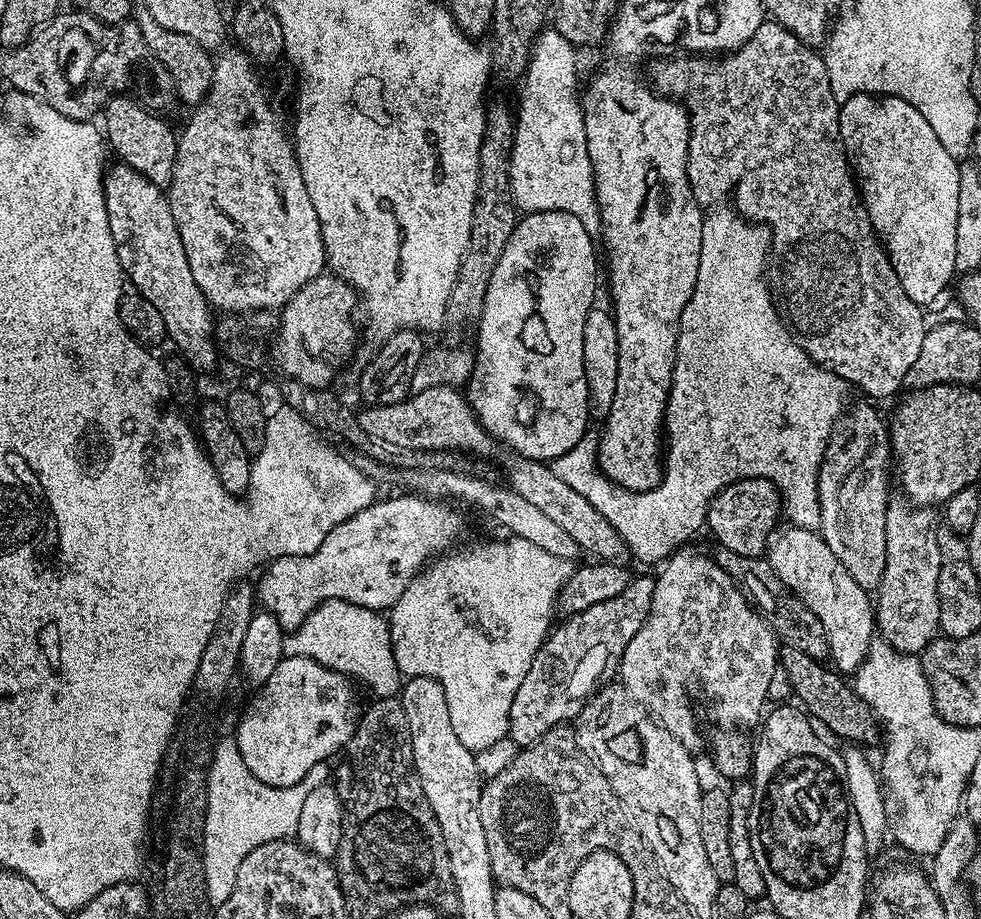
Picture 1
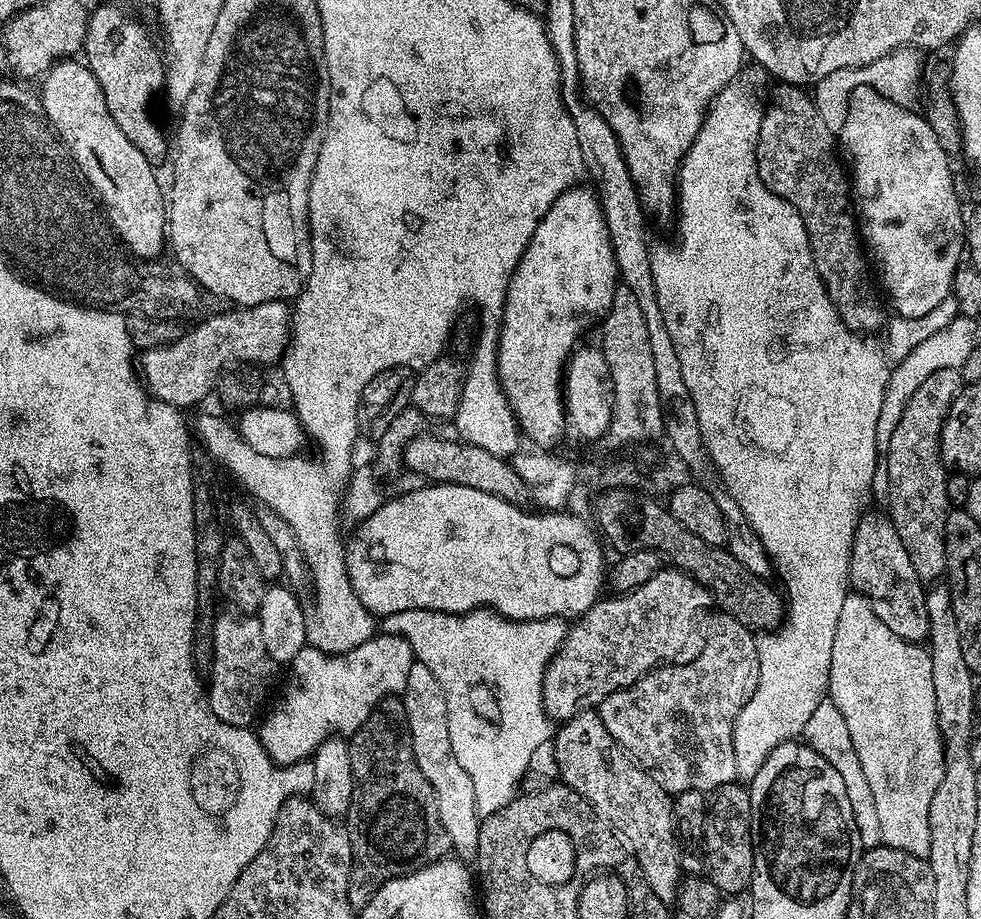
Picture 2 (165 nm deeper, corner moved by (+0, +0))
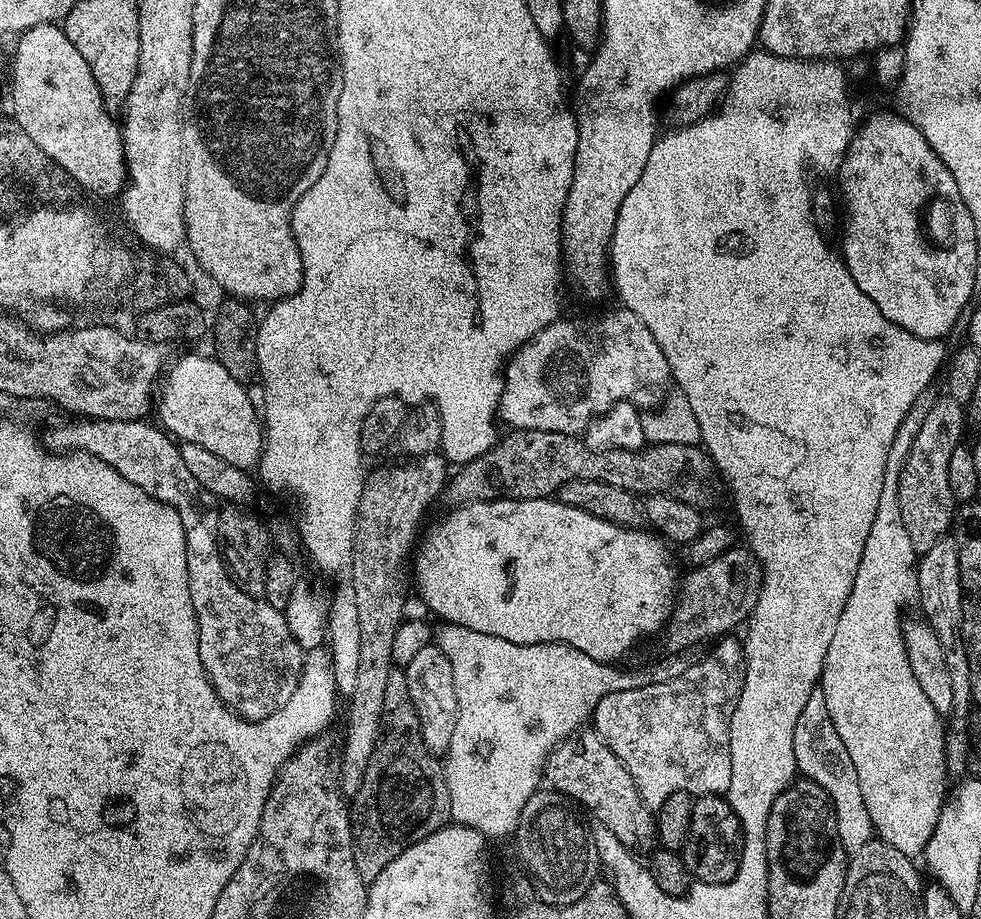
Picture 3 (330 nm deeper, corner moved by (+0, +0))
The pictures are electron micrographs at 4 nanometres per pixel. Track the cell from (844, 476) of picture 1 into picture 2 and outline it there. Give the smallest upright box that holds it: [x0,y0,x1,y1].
[850,511,930,644]

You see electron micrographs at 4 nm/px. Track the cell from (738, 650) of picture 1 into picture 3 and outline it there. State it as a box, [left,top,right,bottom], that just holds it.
[590,638,744,810]

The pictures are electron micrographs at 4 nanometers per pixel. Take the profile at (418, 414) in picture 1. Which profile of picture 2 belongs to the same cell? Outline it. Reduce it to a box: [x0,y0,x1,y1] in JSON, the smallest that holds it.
[402,434,529,505]

